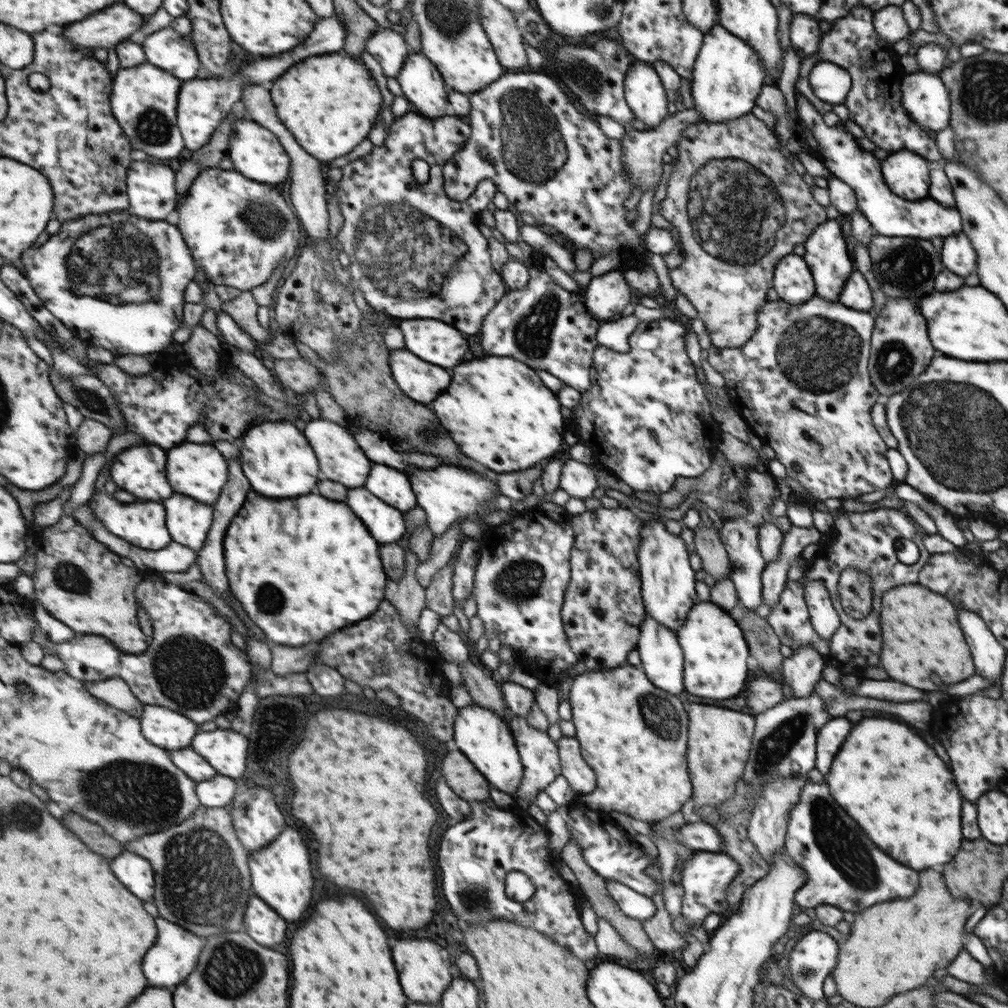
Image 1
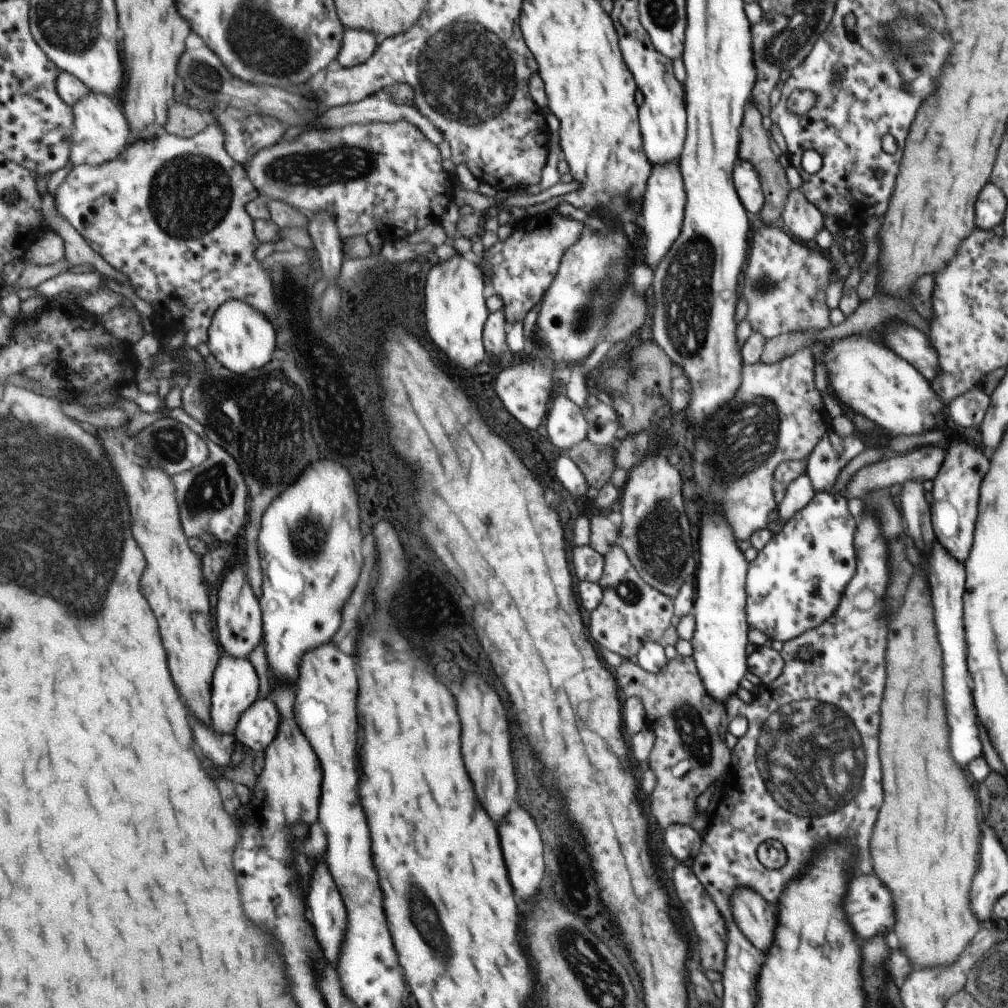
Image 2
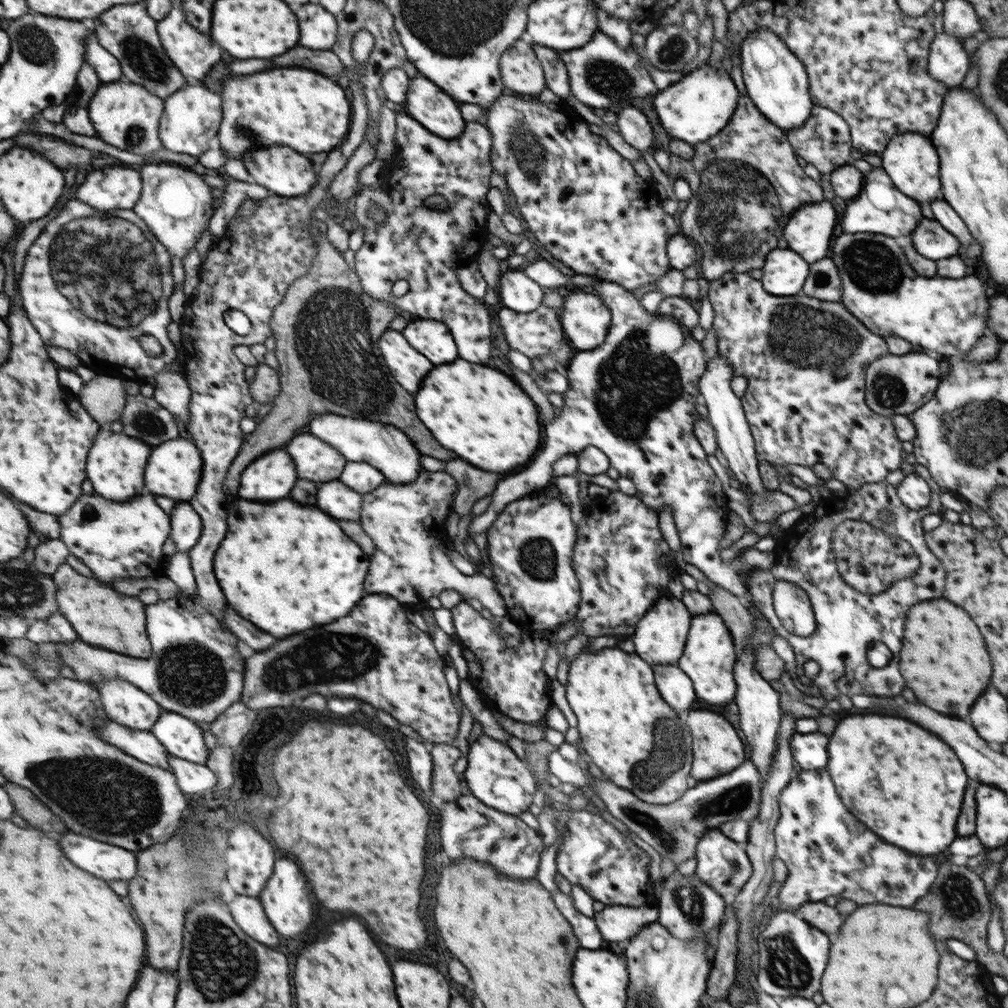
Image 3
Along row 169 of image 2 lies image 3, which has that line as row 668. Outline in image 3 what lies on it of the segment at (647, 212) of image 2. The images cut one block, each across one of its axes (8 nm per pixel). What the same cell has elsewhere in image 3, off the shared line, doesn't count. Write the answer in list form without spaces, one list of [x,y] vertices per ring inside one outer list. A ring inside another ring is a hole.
[[[655,666],[653,672],[657,674],[657,688],[661,688],[661,696],[665,696],[665,704],[669,704],[669,708],[673,708],[677,716],[687,712],[695,700],[689,678],[677,666],[669,666],[669,668]]]

